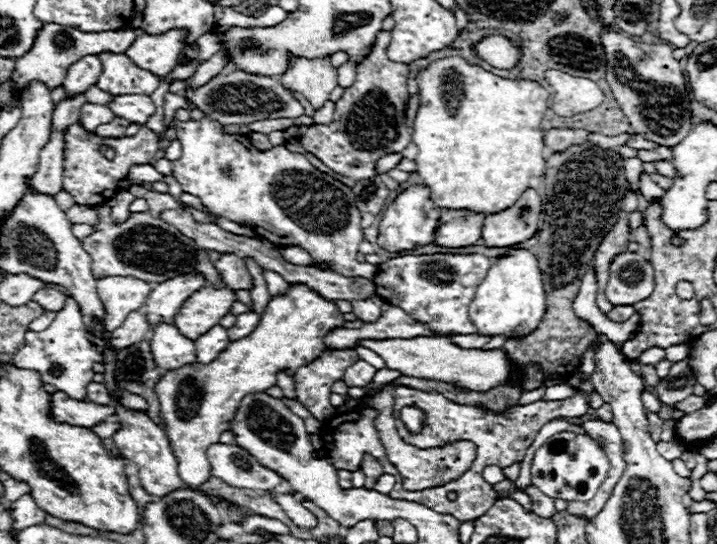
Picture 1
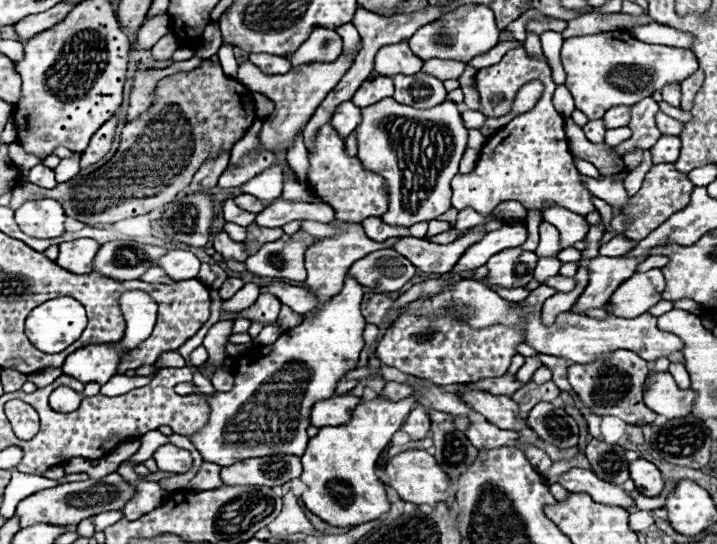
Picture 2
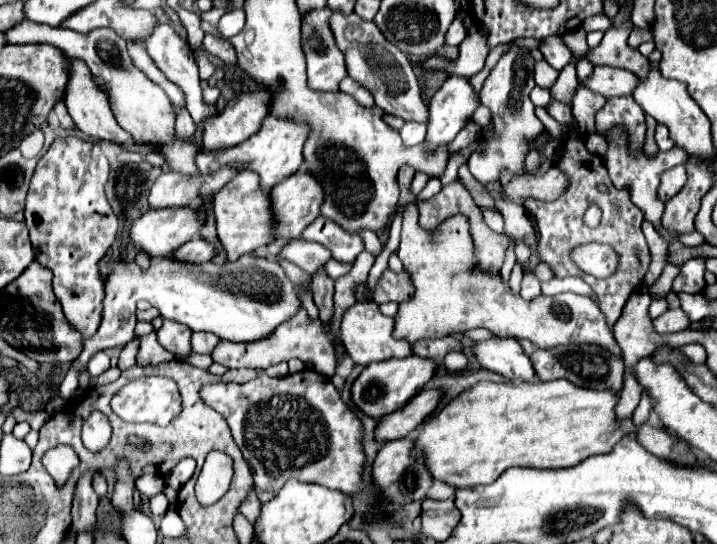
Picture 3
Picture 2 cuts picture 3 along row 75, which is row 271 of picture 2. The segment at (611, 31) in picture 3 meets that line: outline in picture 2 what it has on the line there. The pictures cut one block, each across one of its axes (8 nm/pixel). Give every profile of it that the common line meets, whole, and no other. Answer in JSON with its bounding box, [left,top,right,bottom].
[636,256,668,272]

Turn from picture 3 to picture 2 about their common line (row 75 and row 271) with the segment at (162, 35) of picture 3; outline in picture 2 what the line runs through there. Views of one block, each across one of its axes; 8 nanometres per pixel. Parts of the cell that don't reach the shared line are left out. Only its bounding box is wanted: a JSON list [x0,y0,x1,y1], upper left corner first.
[156,250,200,280]

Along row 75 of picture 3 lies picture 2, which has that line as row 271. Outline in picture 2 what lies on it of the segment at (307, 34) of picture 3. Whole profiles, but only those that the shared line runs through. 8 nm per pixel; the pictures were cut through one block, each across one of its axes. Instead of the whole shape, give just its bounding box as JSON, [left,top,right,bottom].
[304,220,378,306]

